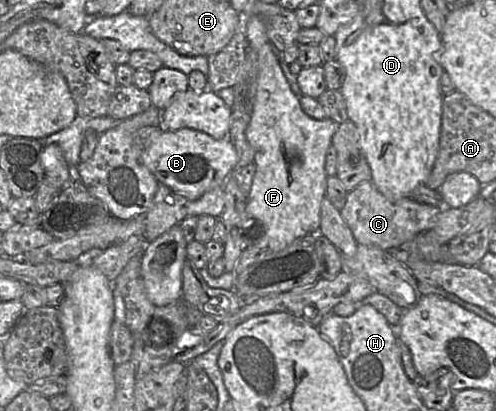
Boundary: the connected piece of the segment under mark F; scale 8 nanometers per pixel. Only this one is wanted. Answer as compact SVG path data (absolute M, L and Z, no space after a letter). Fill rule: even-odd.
M251 16L246 22L246 38L248 42L248 47L251 51L256 53L256 63L257 63L257 89L255 95L255 102L251 120L246 128L246 138L251 147L254 150L253 163L256 166L256 171L253 177L252 185L249 194L247 195L246 213L249 217L252 217L257 224L260 237L254 239L255 245L260 247L266 247L272 252L278 252L290 244L292 244L296 239L304 237L306 235L316 235L319 231L320 221L321 221L321 202L326 194L326 181L328 175L325 172L325 158L329 147L331 146L331 140L335 132L337 131L339 124L330 118L317 120L308 116L301 107L300 99L291 90L291 87L282 72L280 59L278 56L278 51L275 46L271 43L268 38L267 30L264 22L258 16Z

